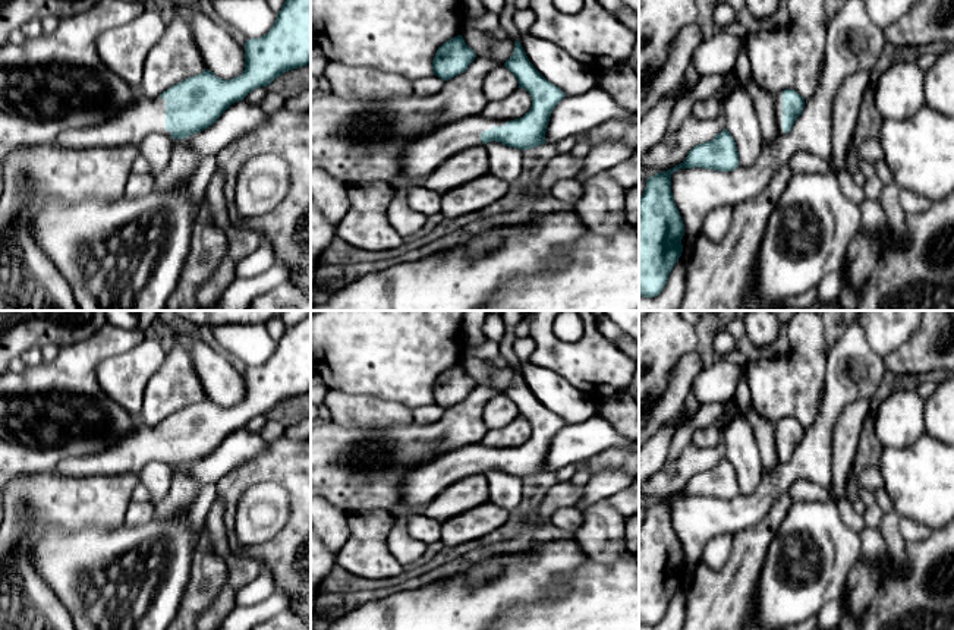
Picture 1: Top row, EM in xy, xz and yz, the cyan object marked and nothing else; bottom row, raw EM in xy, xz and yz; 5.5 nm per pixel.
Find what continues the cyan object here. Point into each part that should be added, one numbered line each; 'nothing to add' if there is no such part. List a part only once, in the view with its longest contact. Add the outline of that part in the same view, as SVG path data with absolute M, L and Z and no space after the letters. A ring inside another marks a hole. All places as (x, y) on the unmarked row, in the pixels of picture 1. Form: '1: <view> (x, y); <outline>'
1: xy (131, 454); M138 419L138 425L129 437L122 438L114 447L104 450L100 454L88 454L81 457L72 457L60 462L54 467L54 473L67 478L89 478L89 476L113 476L122 473L138 475L149 462L166 462L171 464L166 457L166 428L164 426L147 426Z

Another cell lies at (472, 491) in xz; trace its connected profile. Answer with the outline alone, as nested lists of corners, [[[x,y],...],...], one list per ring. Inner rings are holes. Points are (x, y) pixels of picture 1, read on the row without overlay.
[[[470,475],[422,505],[421,514],[443,523],[487,503],[489,503],[489,489],[485,475]]]

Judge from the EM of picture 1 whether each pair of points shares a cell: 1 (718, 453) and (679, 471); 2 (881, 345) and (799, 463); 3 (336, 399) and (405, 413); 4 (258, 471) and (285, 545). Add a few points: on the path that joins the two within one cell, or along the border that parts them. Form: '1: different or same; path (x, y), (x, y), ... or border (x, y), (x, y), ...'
1: same; path (708, 457), (689, 462)
2: different; border (860, 325), (866, 343), (882, 358)
3: same; path (353, 410), (387, 413)
4: same; path (282, 476), (295, 490), (295, 522)

